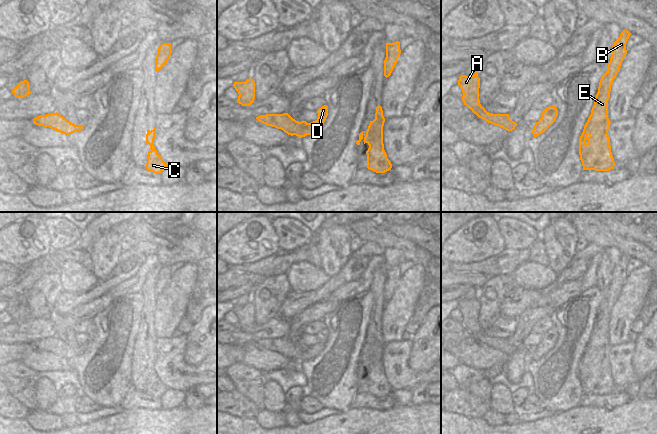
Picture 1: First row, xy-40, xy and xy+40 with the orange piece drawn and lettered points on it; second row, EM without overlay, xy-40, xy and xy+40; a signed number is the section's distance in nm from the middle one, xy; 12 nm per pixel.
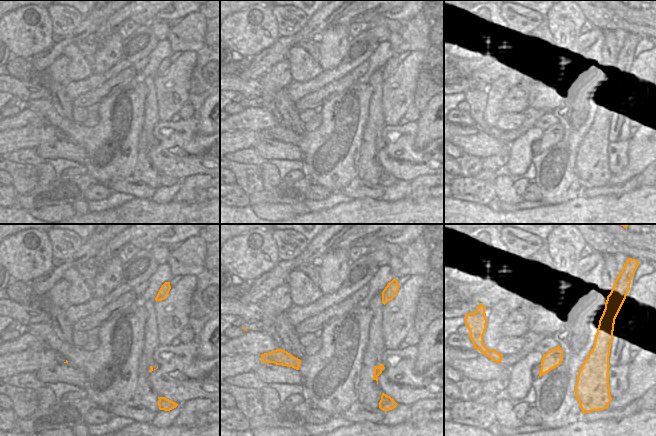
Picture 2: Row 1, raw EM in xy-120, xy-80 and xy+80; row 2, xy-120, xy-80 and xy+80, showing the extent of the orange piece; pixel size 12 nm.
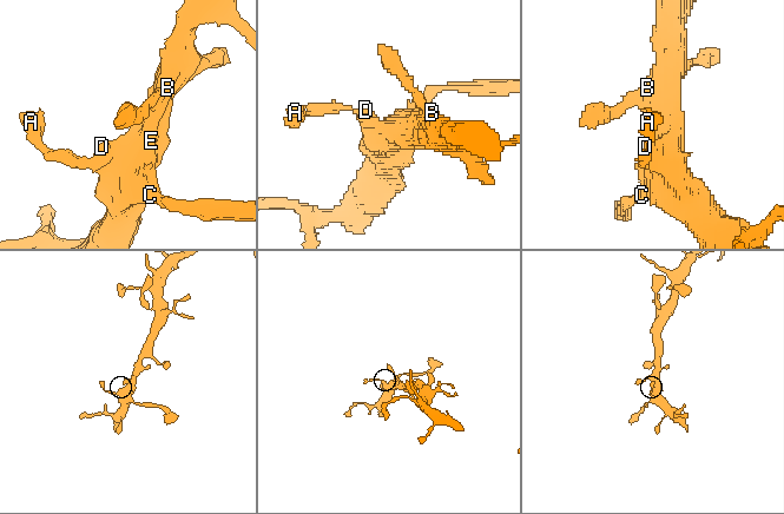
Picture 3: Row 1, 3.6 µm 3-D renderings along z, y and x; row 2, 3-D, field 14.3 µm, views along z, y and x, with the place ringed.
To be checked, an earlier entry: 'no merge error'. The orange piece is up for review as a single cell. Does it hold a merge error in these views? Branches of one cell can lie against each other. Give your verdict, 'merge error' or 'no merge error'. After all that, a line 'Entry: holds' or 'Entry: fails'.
no merge error
Entry: holds

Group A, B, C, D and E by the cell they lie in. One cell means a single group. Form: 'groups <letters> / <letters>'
groups A B C D E

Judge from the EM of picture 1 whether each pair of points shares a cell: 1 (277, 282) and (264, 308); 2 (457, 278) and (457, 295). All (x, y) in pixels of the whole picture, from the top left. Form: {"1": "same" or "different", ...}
{"1": "same", "2": "different"}

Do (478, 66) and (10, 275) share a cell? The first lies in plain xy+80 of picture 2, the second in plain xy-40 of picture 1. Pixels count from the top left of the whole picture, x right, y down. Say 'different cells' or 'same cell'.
same cell

